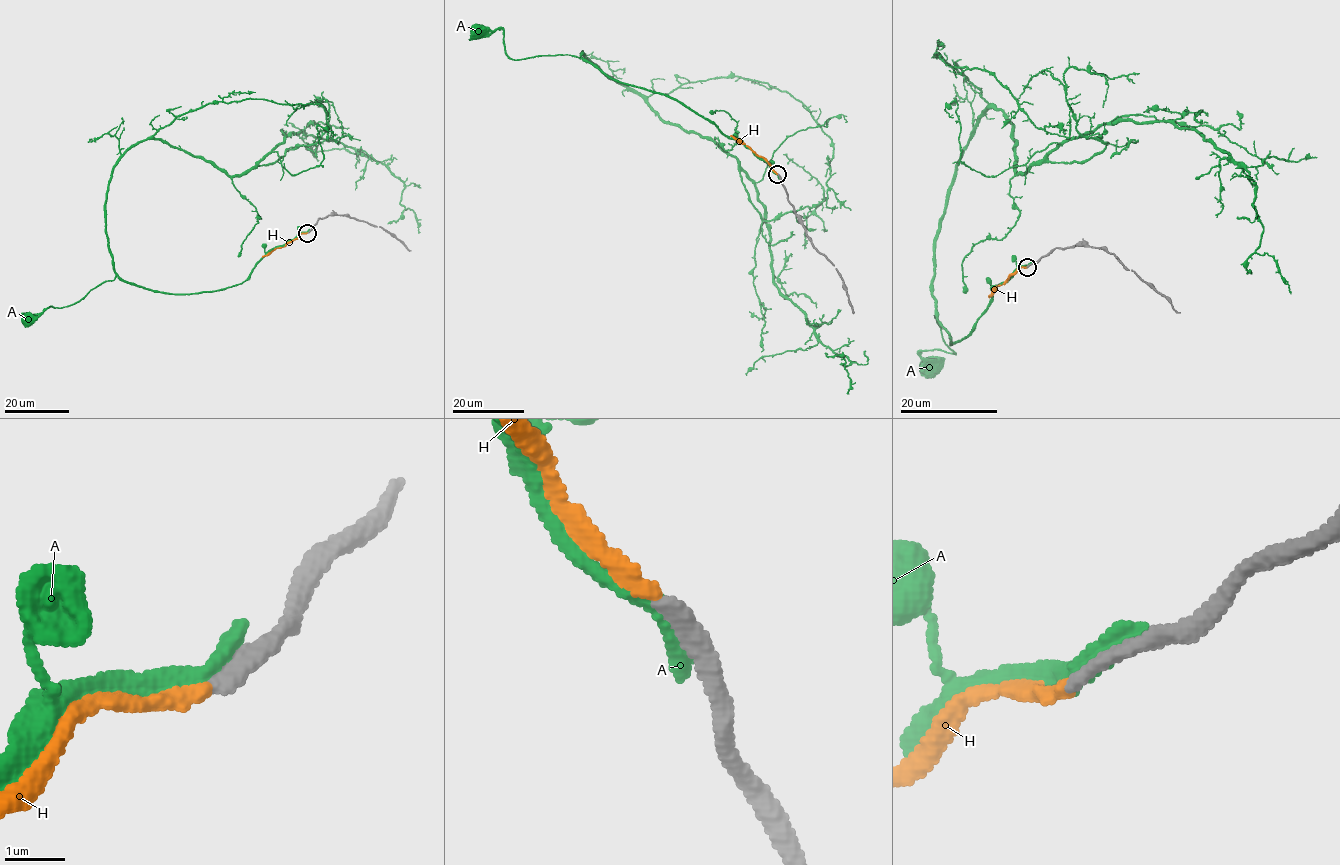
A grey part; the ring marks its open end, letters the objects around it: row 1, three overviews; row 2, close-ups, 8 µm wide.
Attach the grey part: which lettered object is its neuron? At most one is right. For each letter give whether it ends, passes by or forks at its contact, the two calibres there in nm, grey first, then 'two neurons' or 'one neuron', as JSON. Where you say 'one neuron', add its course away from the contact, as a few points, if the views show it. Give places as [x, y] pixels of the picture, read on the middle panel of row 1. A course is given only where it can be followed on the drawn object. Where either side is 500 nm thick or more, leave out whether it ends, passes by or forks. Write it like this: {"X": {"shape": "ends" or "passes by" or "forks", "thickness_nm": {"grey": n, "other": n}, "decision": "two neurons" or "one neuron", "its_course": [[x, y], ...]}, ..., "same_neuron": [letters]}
{"A": {"shape": "ends", "thickness_nm": {"grey": 360, "other": 460}, "decision": "two neurons"}, "H": {"shape": "ends", "thickness_nm": {"grey": 280, "other": 280}, "decision": "one neuron", "its_course": [[777, 174], [767, 161], [730, 136]]}, "same_neuron": ["H"]}

